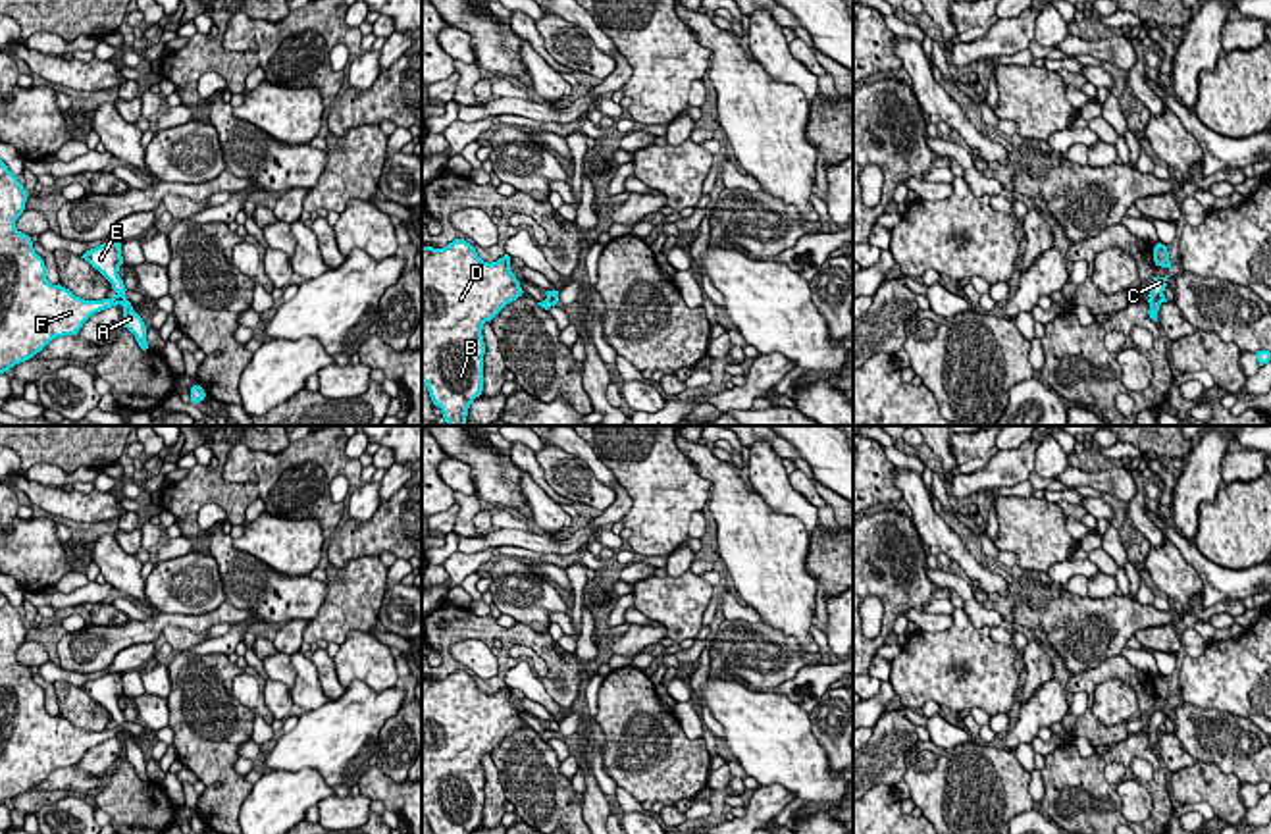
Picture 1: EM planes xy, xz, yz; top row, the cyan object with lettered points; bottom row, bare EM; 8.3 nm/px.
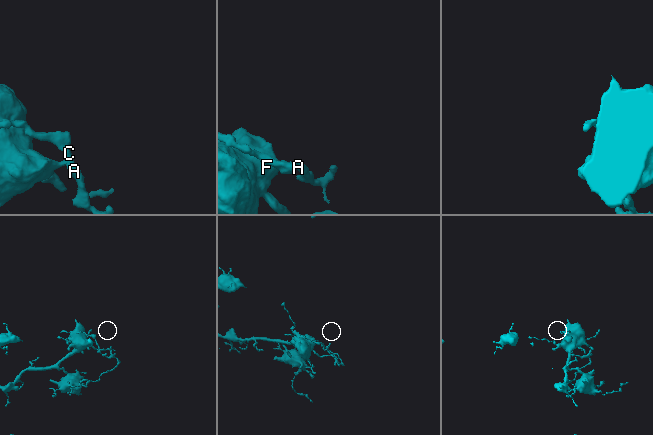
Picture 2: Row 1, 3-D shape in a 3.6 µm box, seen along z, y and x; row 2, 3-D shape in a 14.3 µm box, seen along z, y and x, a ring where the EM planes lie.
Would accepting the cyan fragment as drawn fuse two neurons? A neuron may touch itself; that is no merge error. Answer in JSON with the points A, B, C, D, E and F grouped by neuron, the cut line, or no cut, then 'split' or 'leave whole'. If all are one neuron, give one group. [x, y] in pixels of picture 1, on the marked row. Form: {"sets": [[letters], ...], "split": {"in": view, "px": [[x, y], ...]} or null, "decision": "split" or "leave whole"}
{"sets": [["A", "C", "E"], ["B", "D", "F"]], "split": {"in": "xy", "px": [[118, 293], [120, 303]]}, "decision": "split"}

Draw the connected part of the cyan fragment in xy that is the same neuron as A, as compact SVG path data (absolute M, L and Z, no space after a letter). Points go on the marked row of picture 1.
M104 243L96 248L87 250L81 258L85 258L94 270L98 270L112 283L112 289L121 297L119 304L123 306L123 327L127 327L135 335L139 347L146 351L146 326L127 300L127 289L117 274L119 266L123 264L121 243Z

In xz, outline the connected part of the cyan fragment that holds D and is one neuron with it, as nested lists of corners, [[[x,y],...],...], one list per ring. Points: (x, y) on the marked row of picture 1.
[[[464,239],[445,248],[422,247],[422,383],[449,426],[466,426],[468,408],[483,391],[483,324],[522,293],[508,254],[483,262]]]

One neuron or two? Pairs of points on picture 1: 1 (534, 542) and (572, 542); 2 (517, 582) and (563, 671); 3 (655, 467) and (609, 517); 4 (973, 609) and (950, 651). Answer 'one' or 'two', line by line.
1: one
2: two
3: two
4: two

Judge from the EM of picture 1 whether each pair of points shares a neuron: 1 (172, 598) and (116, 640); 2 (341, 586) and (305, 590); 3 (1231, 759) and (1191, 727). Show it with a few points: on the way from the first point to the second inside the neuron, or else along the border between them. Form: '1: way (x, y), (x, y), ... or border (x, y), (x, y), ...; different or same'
1: border (156, 611), (201, 615); different
2: border (326, 582), (326, 601), (311, 621); different
3: way (1221, 750), (1200, 730); same

